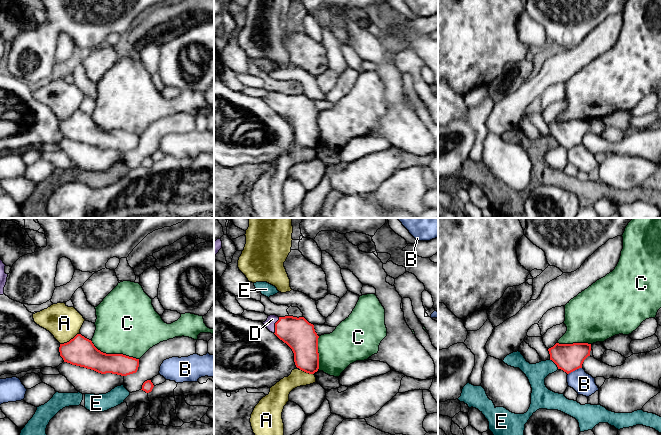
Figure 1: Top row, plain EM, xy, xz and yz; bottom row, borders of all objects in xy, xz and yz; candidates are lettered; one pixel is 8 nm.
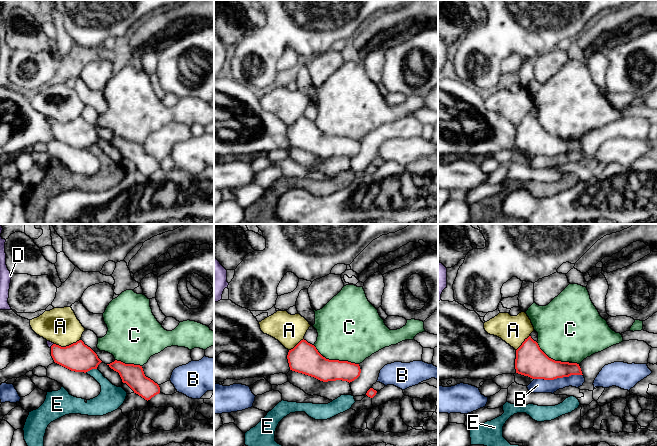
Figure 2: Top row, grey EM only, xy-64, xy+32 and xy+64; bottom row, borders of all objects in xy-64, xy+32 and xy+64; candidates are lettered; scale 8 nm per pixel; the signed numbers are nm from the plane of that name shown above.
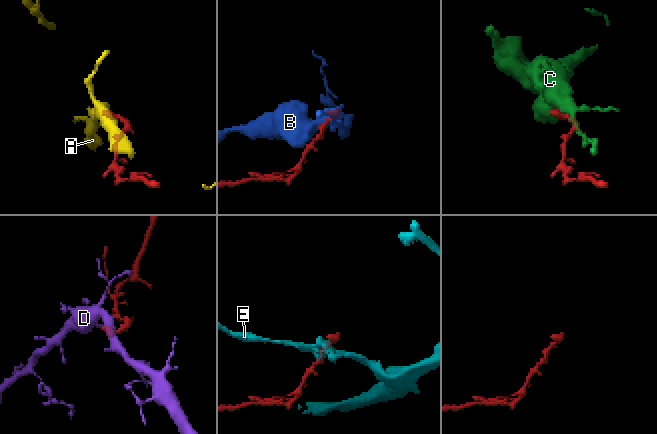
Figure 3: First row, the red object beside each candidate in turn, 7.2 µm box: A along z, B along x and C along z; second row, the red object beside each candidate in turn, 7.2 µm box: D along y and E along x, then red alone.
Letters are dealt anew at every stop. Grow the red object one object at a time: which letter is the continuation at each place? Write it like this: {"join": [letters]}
{"join": ["D"]}

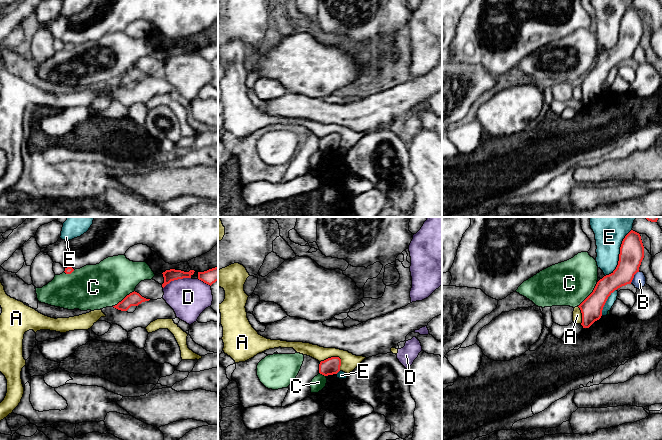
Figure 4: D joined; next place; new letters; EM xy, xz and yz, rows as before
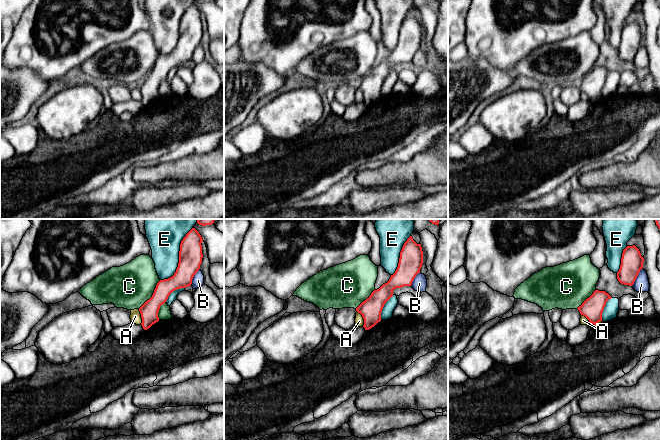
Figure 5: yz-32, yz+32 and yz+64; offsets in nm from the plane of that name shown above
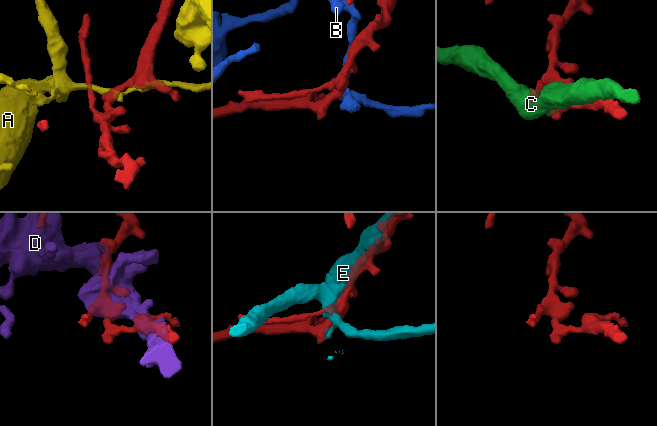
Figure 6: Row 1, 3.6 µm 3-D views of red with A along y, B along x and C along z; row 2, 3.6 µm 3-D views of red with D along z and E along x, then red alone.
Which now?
{"join": []}

